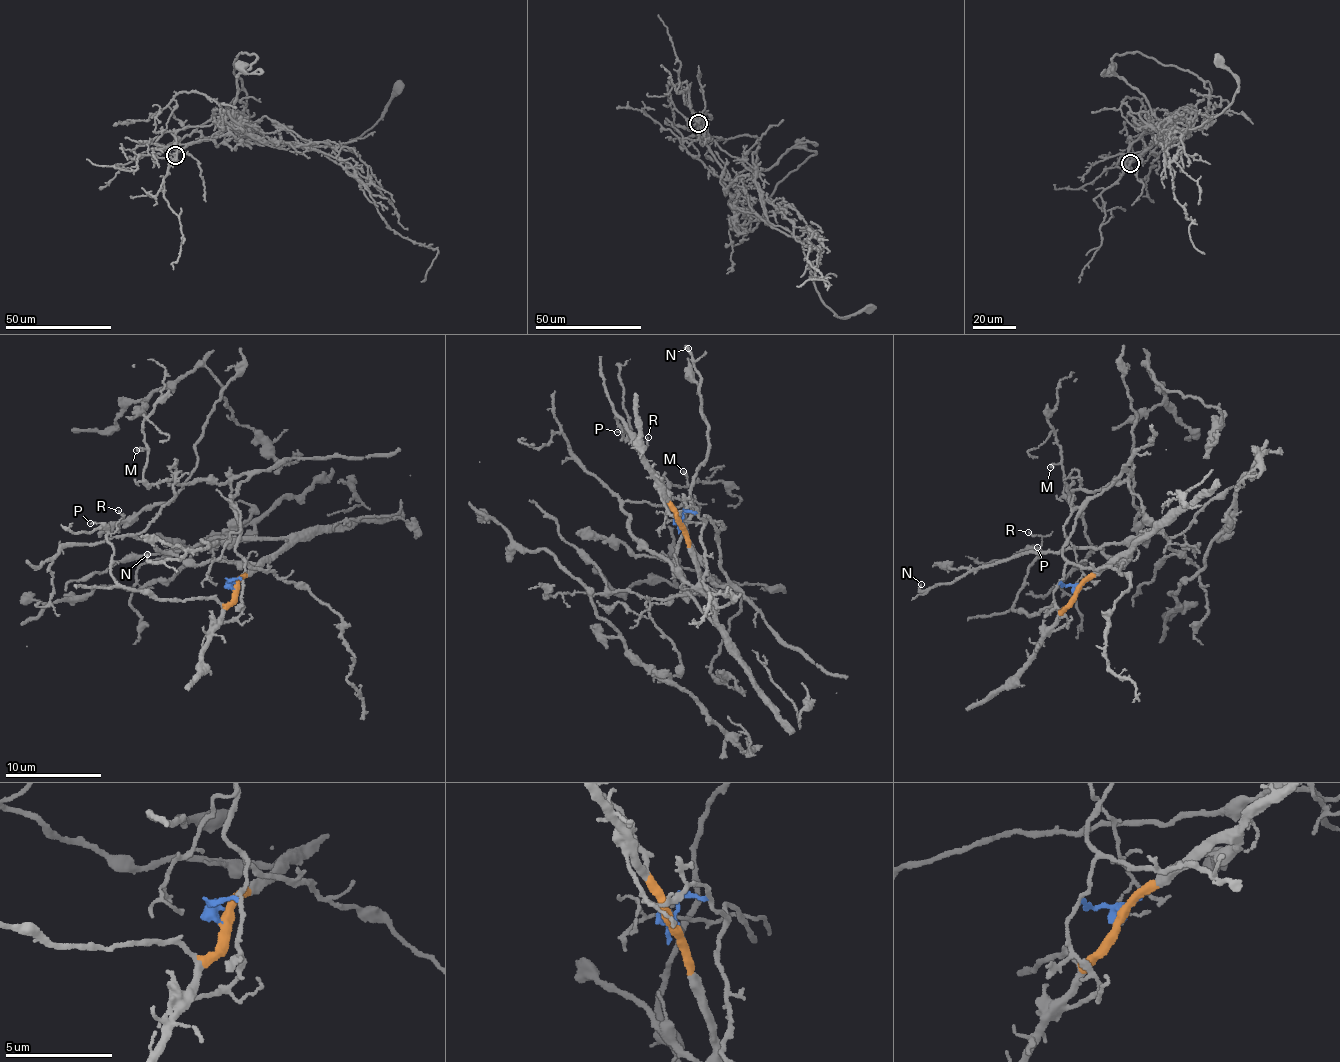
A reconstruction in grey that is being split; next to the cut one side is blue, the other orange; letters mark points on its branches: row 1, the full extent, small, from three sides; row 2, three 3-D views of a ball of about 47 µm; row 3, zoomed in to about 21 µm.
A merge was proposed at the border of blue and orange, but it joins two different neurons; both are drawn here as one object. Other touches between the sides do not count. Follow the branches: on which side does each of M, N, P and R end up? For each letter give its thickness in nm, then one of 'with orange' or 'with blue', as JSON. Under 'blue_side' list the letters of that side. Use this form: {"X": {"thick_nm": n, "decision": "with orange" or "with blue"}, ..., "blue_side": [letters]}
{"M": {"thick_nm": 150, "decision": "with blue"}, "N": {"thick_nm": 150, "decision": "with orange"}, "P": {"thick_nm": 110, "decision": "with orange"}, "R": {"thick_nm": 130, "decision": "with orange"}, "blue_side": ["M"]}

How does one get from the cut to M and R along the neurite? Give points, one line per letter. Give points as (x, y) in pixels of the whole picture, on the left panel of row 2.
M: (233, 590), (229, 579), (245, 571), (231, 500), (245, 473), (228, 482), (150, 483), (148, 451), (135, 450)
R: (233, 590), (229, 603), (222, 604), (129, 590), (111, 573), (114, 548), (107, 537), (122, 518), (118, 510)

